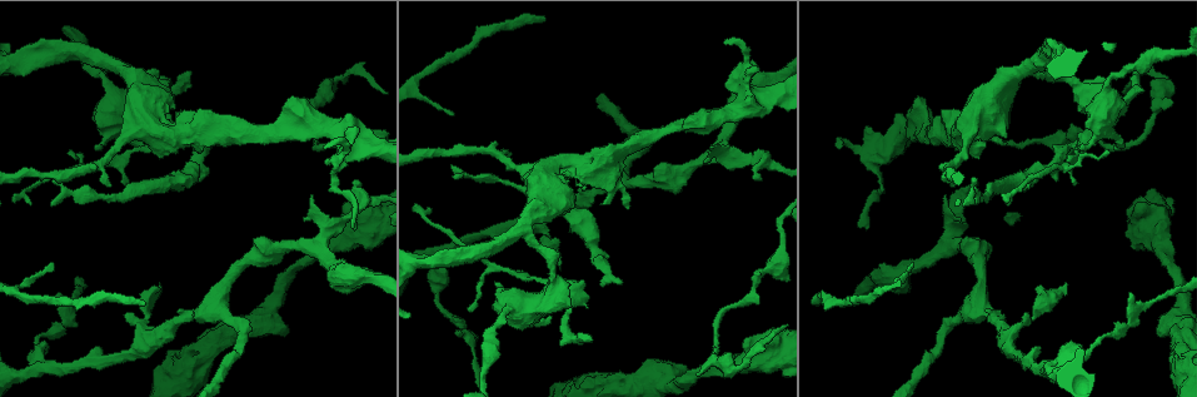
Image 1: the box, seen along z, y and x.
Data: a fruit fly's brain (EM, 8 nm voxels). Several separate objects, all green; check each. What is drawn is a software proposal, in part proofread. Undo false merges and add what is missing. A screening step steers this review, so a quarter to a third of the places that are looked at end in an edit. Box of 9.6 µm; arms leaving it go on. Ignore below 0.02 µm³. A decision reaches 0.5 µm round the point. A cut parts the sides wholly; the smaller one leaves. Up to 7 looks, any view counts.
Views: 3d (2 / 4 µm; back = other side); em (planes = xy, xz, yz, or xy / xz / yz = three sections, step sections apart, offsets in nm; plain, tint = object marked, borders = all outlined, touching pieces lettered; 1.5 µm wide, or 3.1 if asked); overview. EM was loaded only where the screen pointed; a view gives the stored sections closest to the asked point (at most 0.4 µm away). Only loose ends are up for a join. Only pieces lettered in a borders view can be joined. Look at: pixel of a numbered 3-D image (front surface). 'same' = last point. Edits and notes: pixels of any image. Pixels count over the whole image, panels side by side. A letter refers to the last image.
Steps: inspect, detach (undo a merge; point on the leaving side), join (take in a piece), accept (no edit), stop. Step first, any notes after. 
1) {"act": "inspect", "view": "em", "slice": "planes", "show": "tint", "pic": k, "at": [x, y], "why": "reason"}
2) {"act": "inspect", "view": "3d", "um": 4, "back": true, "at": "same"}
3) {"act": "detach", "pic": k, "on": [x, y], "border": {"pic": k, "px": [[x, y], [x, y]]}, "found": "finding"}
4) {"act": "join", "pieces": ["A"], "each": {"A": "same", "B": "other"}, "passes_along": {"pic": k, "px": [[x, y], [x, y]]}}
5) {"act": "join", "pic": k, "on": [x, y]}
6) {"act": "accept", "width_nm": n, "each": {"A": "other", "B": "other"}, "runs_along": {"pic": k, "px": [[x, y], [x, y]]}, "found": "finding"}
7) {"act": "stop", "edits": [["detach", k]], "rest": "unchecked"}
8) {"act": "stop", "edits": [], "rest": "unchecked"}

{"act": "inspect", "view": "em", "slice": "planes", "show": "tint", "pic": 1, "at": [287, 330]}

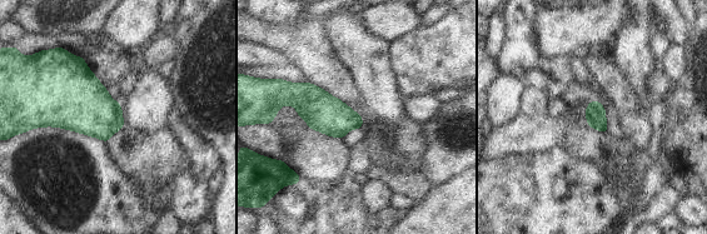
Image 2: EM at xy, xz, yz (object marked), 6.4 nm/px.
{"act": "inspect", "view": "em", "slice": "planes", "show": "borders", "at": "same"}

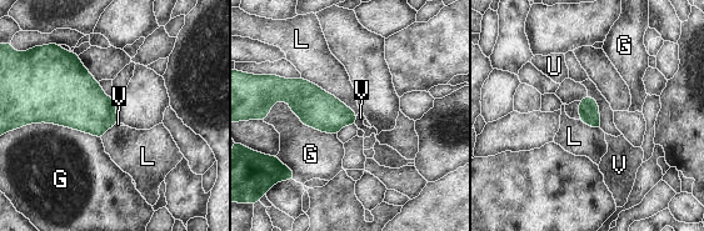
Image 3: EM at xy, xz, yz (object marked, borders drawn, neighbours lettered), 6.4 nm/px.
{"act": "accept", "longest_contact_nm": ["G", 480], "each": {"G": "other", "L": "other", "U": "other", "V": "other"}, "border": {"pic": 3, "px": [[301, 76], [333, 94], [357, 115]]}, "found": "no lettered piece goes on from it"}

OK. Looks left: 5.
{"act": "inspect", "view": "3d", "um": 4, "pic": 1, "at": [290, 96], "why": "free end"}

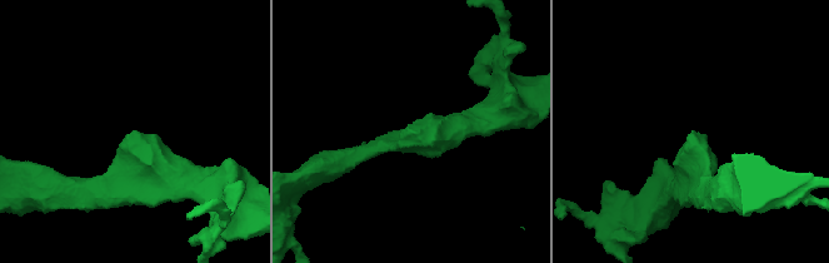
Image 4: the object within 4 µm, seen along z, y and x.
{"act": "inspect", "view": "em", "slice": "planes", "show": "borders", "pic": 4, "at": [408, 128], "why": "shape alone is not enough"}

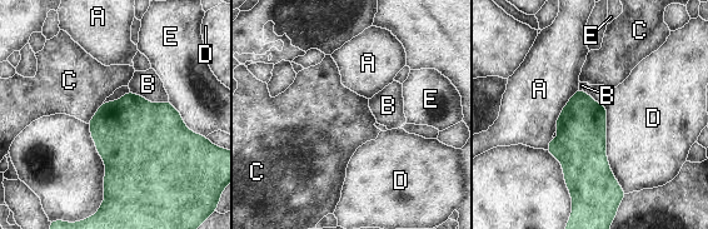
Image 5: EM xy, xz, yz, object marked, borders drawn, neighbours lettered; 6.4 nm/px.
{"act": "accept", "width_nm": 280, "each": {"A": "other", "B": "other", "C": "other", "D": "other", "E": "other"}, "border": {"pic": 5, "px": [[578, 89], [562, 110], [553, 132]]}, "found": "no lettered piece goes on from it"}

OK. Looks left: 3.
{"act": "inspect", "view": "em", "slice": "planes", "show": "borders", "pic": 1, "at": [53, 264], "why": "branch stops here"}

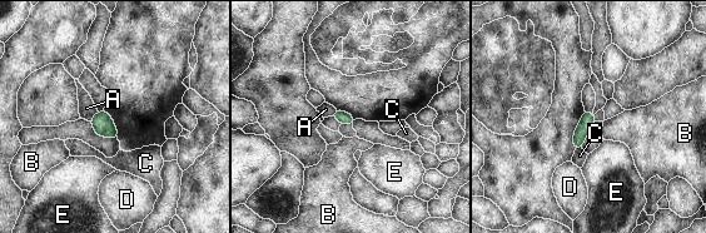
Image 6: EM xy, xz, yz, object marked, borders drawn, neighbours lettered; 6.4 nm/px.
{"act": "accept", "width_nm": 80, "each": {"A": "other", "B": "other", "C": "other", "D": "other", "E": "other"}, "found": "none of them fits"}

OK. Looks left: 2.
{"act": "stop", "edits": [], "rest": "unchecked"}

